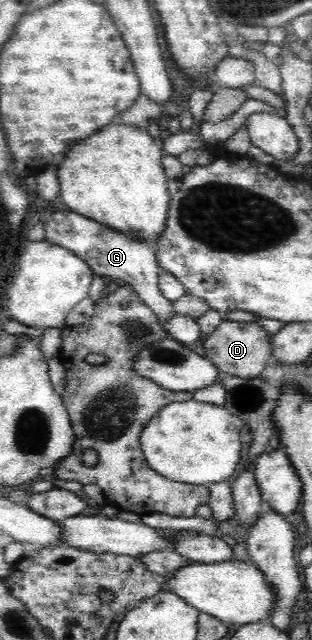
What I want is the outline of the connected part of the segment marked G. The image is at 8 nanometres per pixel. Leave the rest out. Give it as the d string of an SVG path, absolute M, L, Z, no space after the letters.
M56 210L56 214L52 214L44 228L46 228L46 240L71 250L109 283L116 284L121 281L129 284L142 302L155 311L162 322L176 315L172 307L173 301L164 298L158 286L161 270L159 263L156 262L156 241L134 239L126 233L104 226L74 210Z

